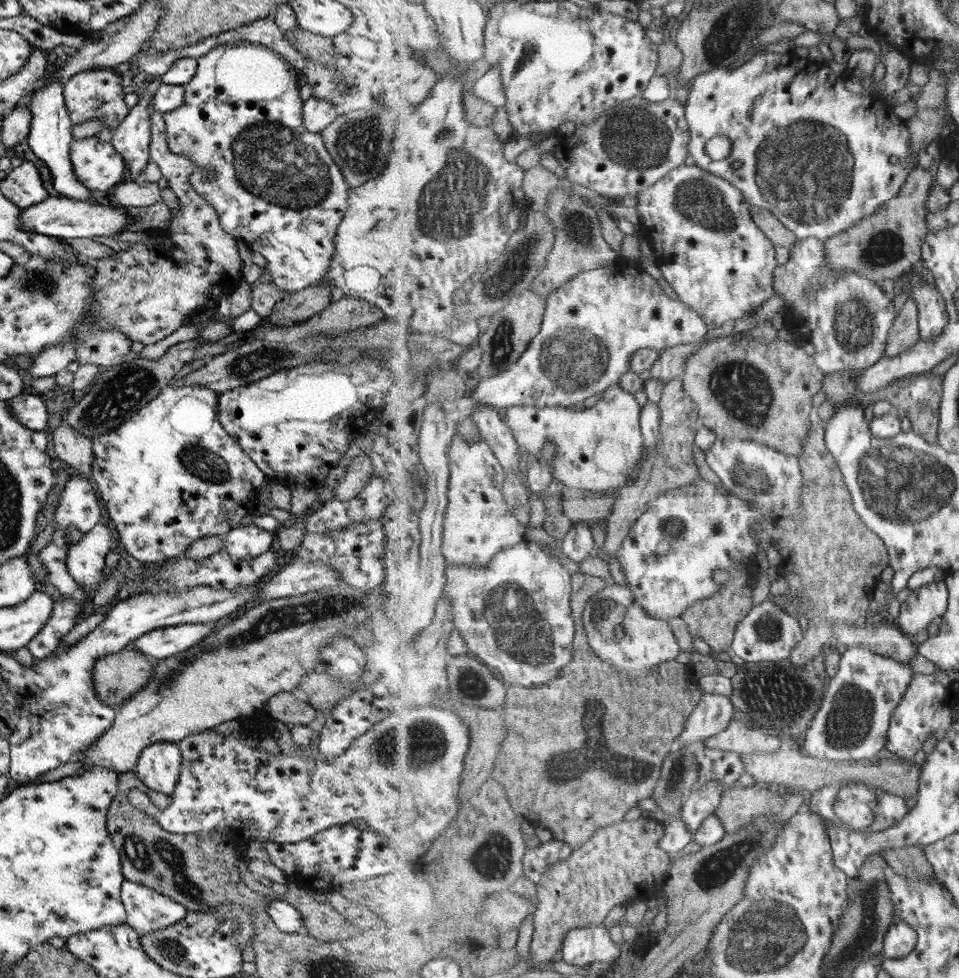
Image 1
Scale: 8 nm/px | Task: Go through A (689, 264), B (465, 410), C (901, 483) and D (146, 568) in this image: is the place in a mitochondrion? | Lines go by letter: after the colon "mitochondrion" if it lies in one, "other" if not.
A: other
B: other
C: mitochondrion
D: other

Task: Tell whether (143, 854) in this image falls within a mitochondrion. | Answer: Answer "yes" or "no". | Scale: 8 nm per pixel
yes

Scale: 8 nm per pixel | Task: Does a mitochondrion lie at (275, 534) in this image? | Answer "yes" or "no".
no

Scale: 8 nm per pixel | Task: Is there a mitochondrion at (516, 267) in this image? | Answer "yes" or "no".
yes

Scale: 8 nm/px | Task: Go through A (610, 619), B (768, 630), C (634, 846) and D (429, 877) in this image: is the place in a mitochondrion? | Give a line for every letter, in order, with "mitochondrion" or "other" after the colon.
A: mitochondrion
B: mitochondrion
C: other
D: other

